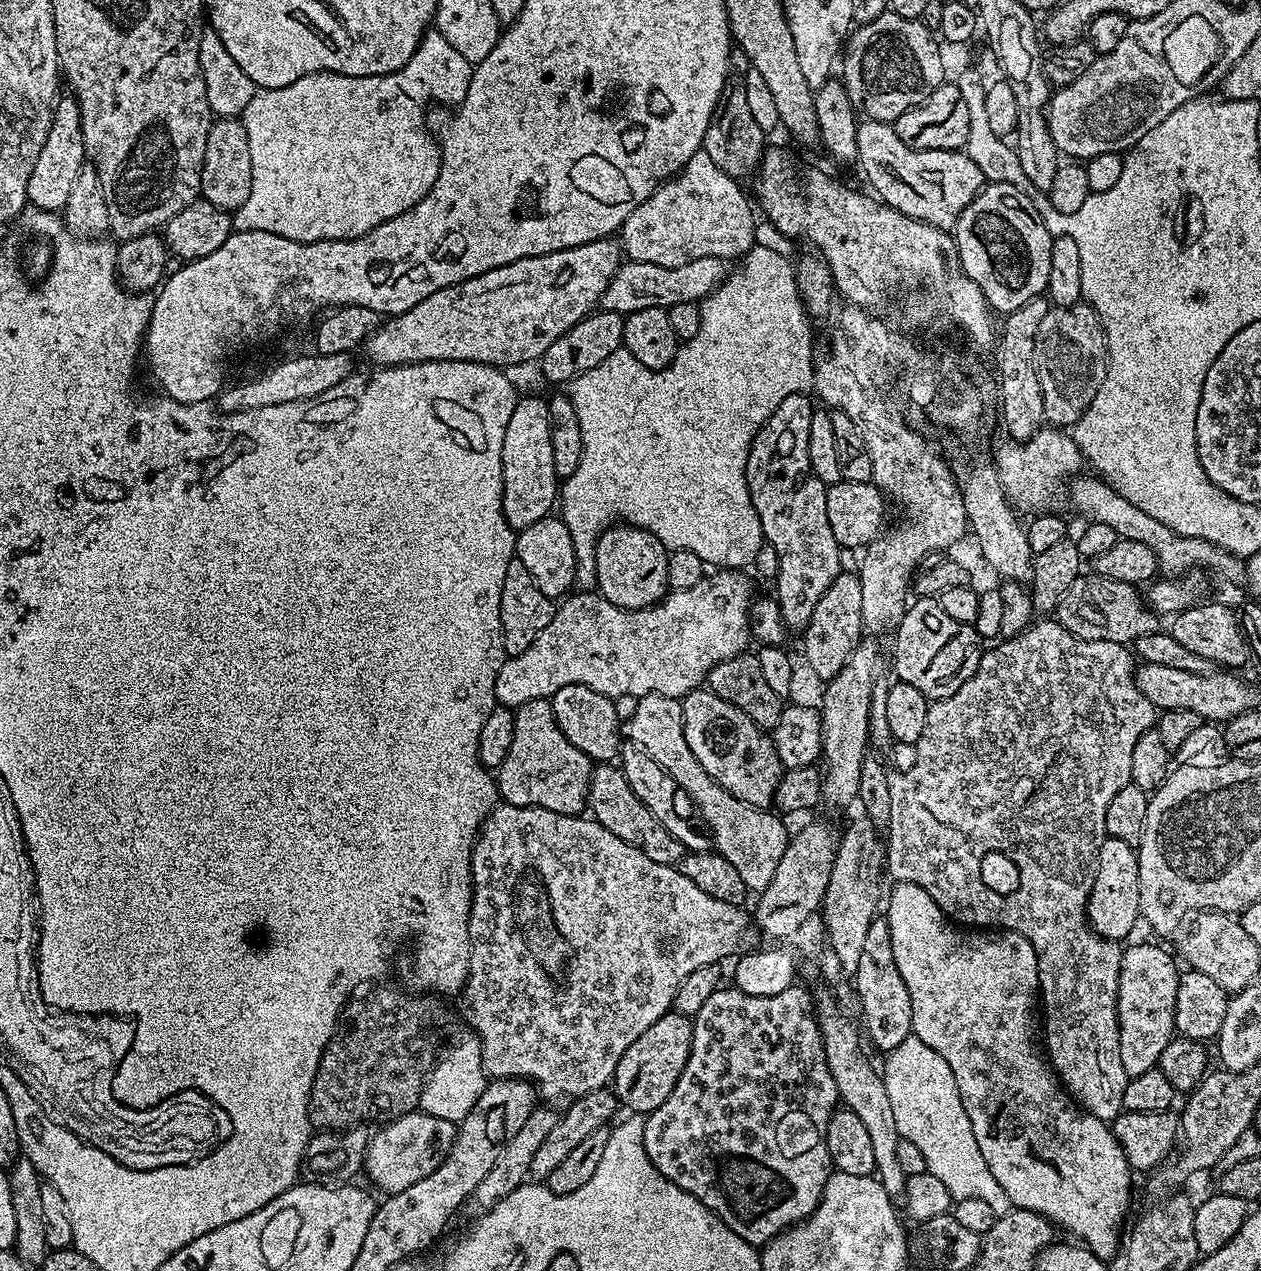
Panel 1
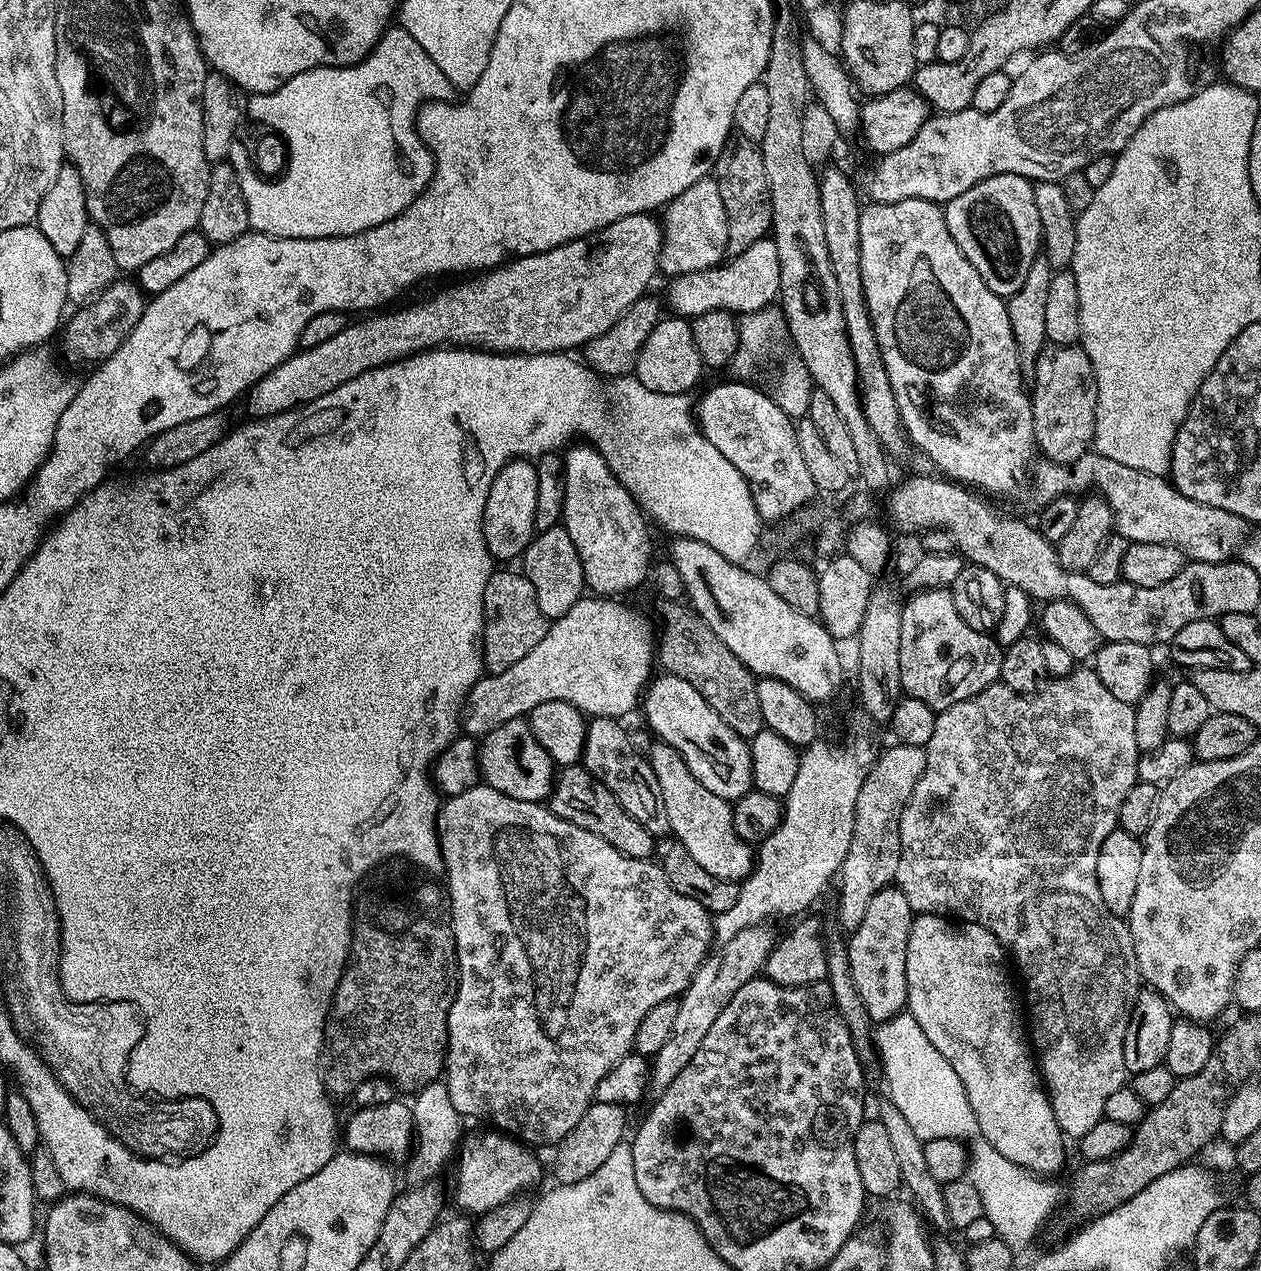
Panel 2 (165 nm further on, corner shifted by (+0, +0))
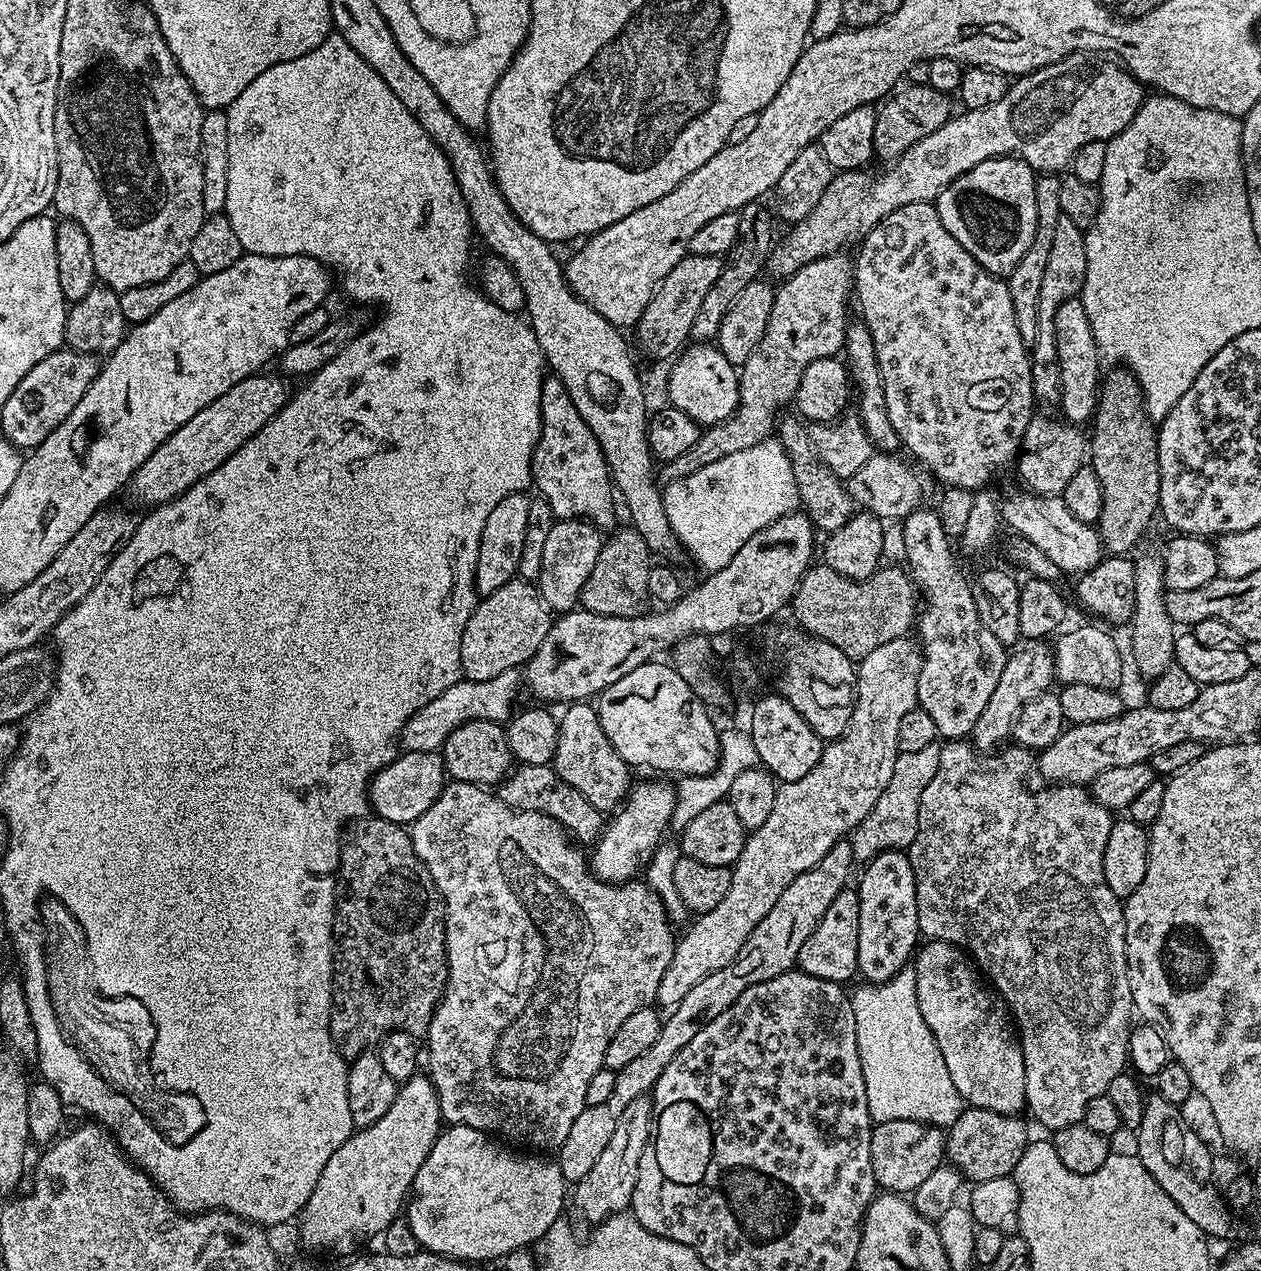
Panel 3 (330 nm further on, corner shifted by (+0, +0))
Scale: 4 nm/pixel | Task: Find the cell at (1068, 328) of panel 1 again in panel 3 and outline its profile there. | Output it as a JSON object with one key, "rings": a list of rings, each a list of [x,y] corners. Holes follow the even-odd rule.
{"rings":[[[1033,415],[1032,420],[1026,426],[1026,434],[1020,439],[1020,454],[1015,461],[1014,468],[1020,471],[1020,480],[1025,489],[1035,492],[1038,496],[1059,497],[1066,490],[1066,482],[1078,474],[1080,468],[1086,464],[1086,436],[1079,427],[1071,424],[1064,418],[1055,420],[1052,416]]]}

